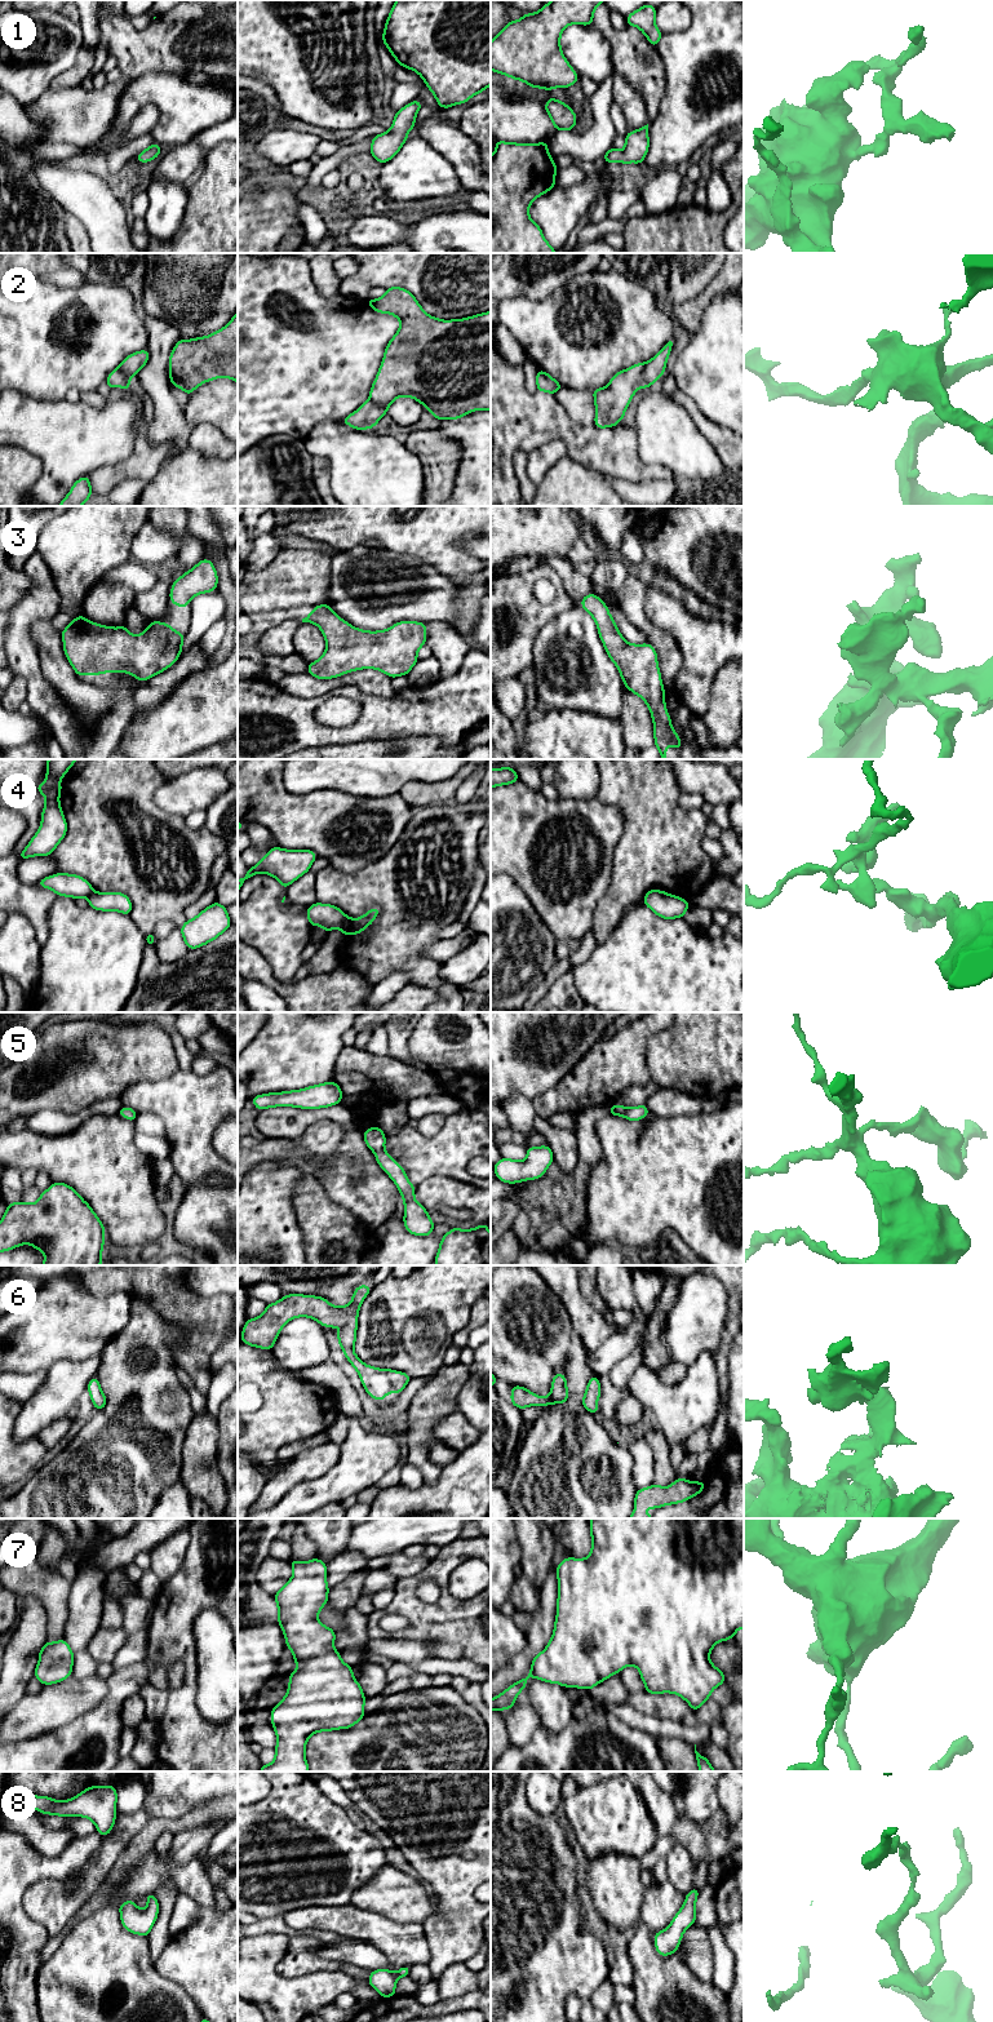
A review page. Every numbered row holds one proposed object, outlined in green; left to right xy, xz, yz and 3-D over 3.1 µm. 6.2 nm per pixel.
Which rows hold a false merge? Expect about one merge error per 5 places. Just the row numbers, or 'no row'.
2, 4

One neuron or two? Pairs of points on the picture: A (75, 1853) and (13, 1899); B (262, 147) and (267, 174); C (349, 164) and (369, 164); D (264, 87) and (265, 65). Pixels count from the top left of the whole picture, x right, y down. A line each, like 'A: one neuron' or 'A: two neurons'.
A: one neuron
B: two neurons
C: one neuron
D: two neurons

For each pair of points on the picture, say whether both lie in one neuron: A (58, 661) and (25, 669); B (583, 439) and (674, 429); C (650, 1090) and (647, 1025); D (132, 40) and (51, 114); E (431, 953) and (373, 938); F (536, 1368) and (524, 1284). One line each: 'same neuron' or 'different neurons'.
A: different neurons
B: different neurons
C: different neurons
D: same neuron
E: different neurons
F: same neuron

